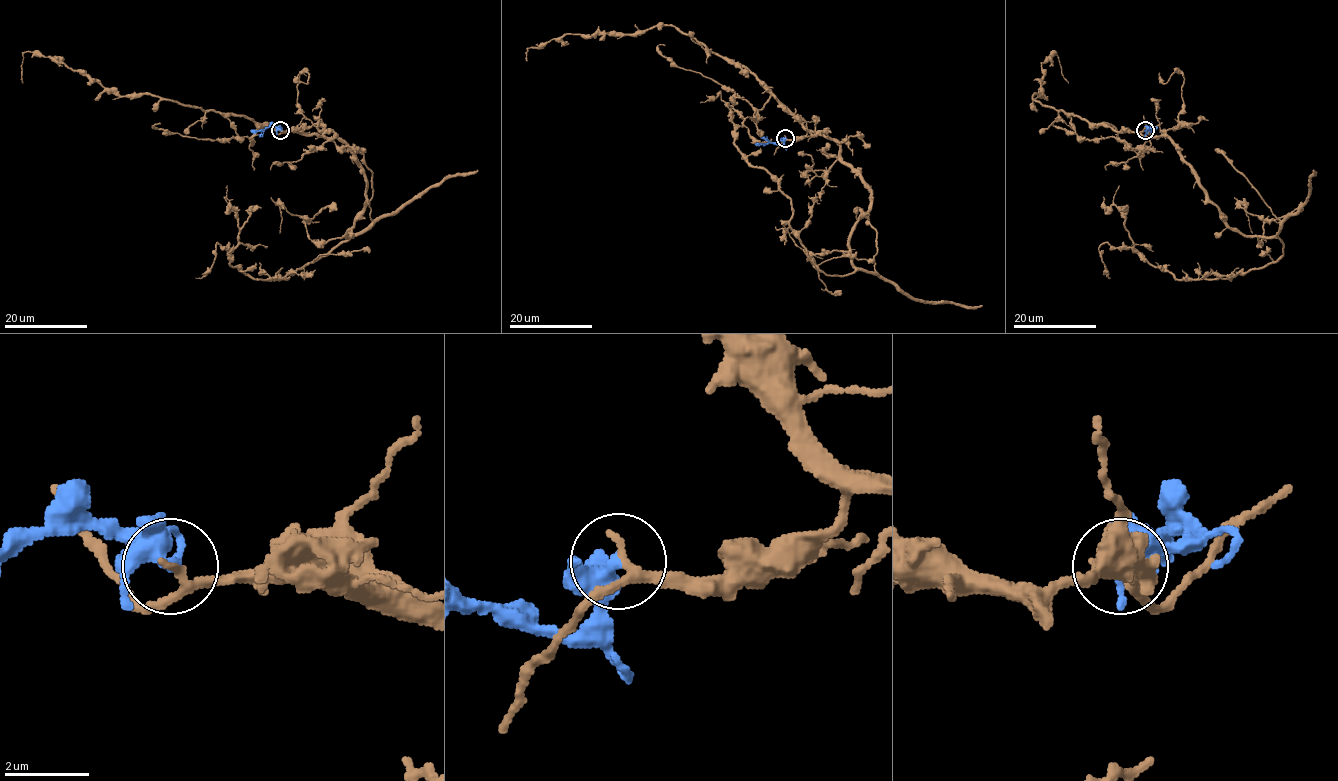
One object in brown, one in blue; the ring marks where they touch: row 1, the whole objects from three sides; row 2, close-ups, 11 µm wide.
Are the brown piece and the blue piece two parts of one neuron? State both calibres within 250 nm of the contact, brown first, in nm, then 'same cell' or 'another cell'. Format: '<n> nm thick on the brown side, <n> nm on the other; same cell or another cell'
170 nm thick on the brown side, 280 nm on the other; another cell

